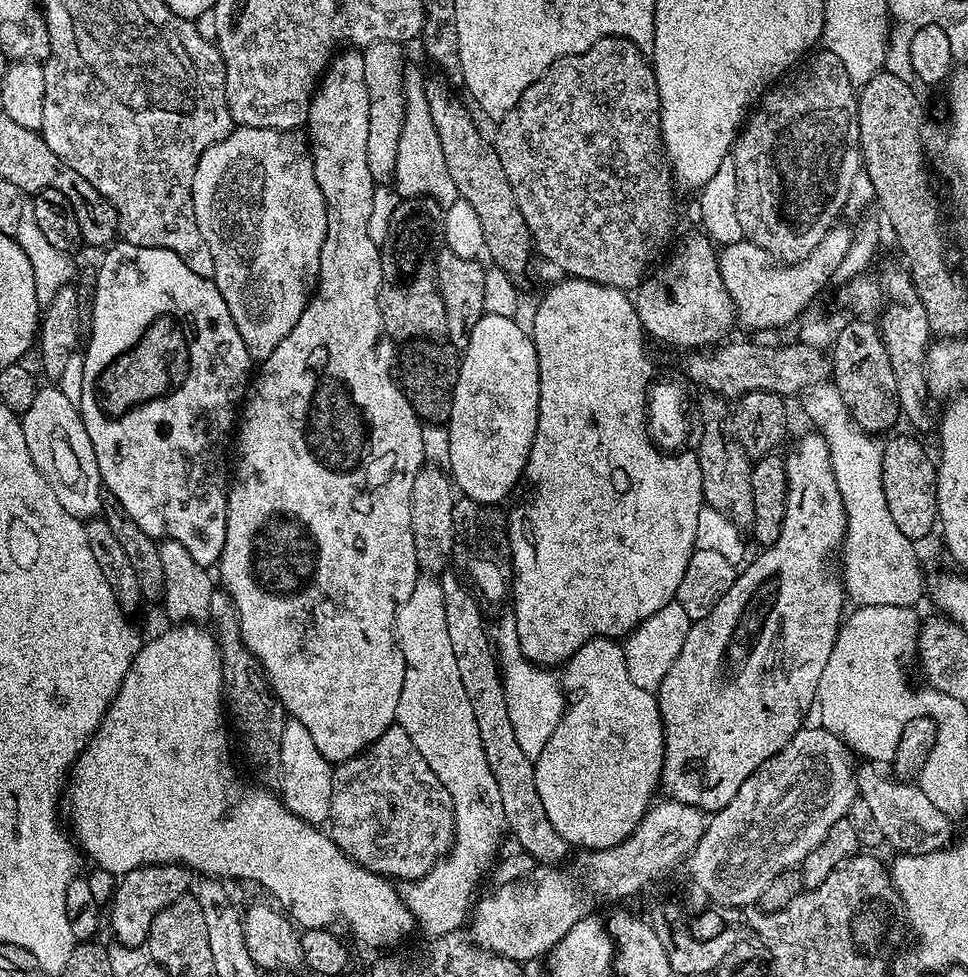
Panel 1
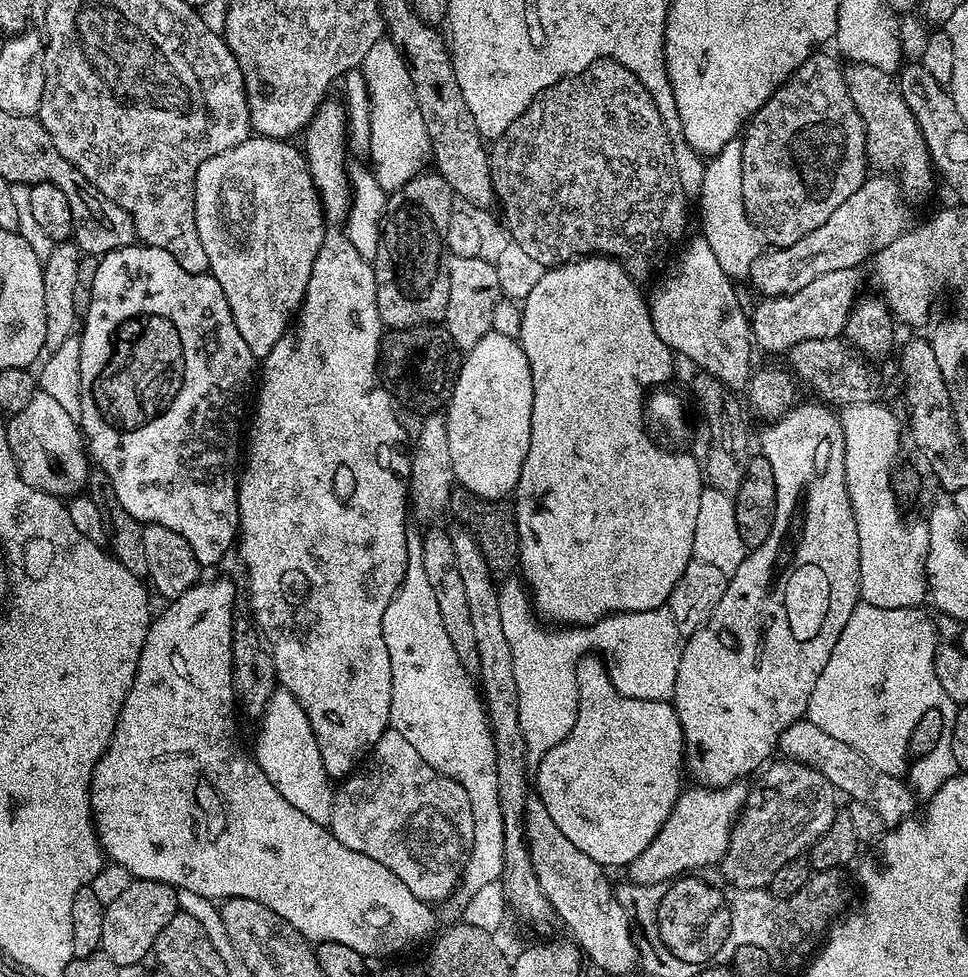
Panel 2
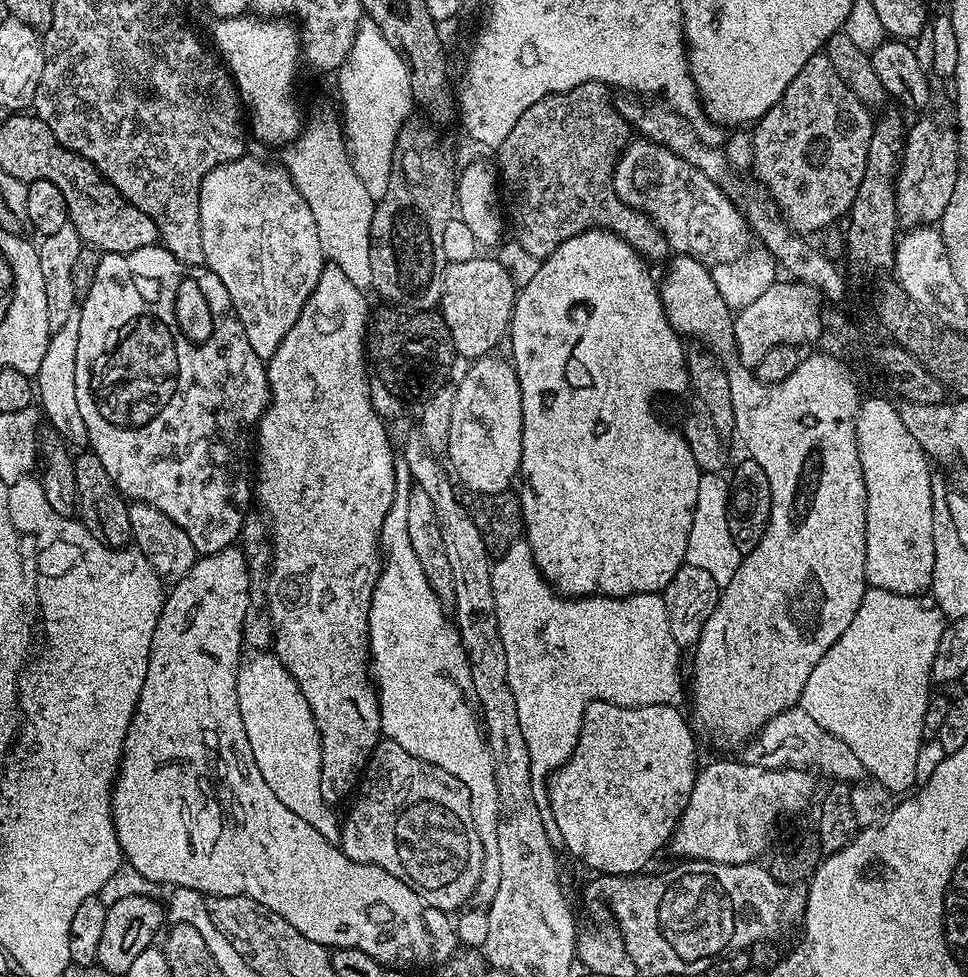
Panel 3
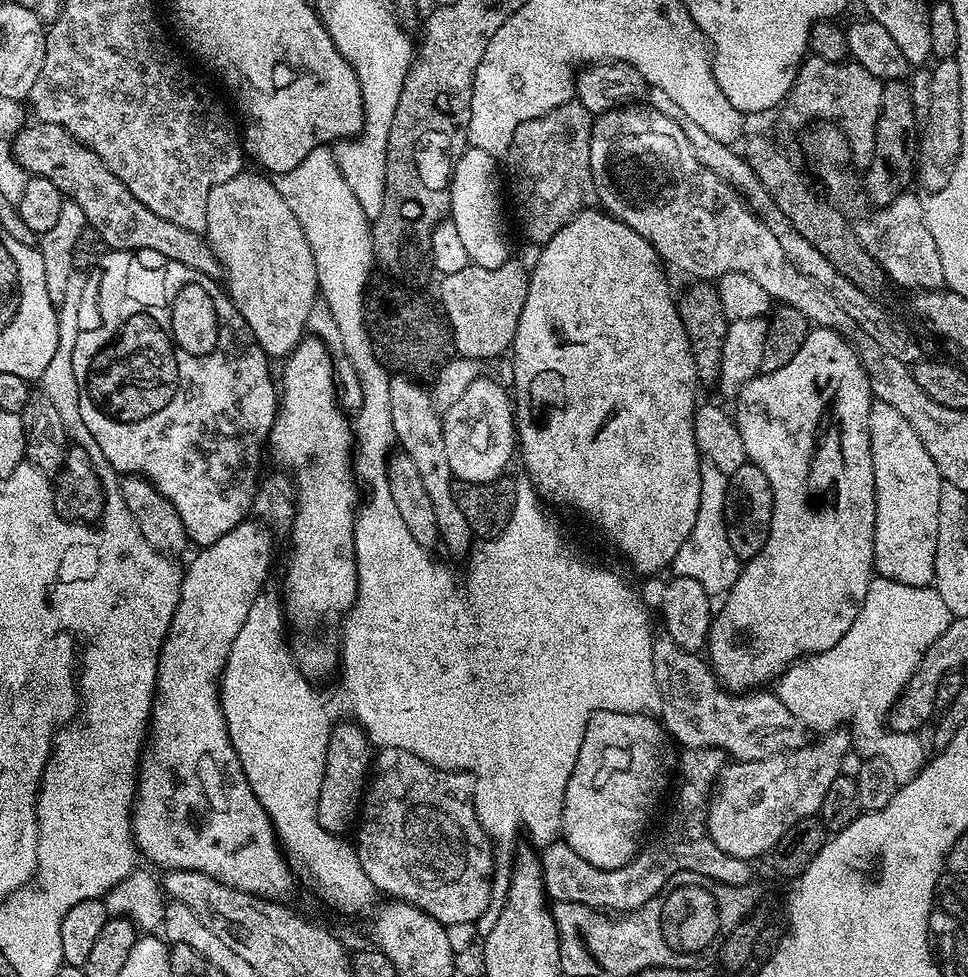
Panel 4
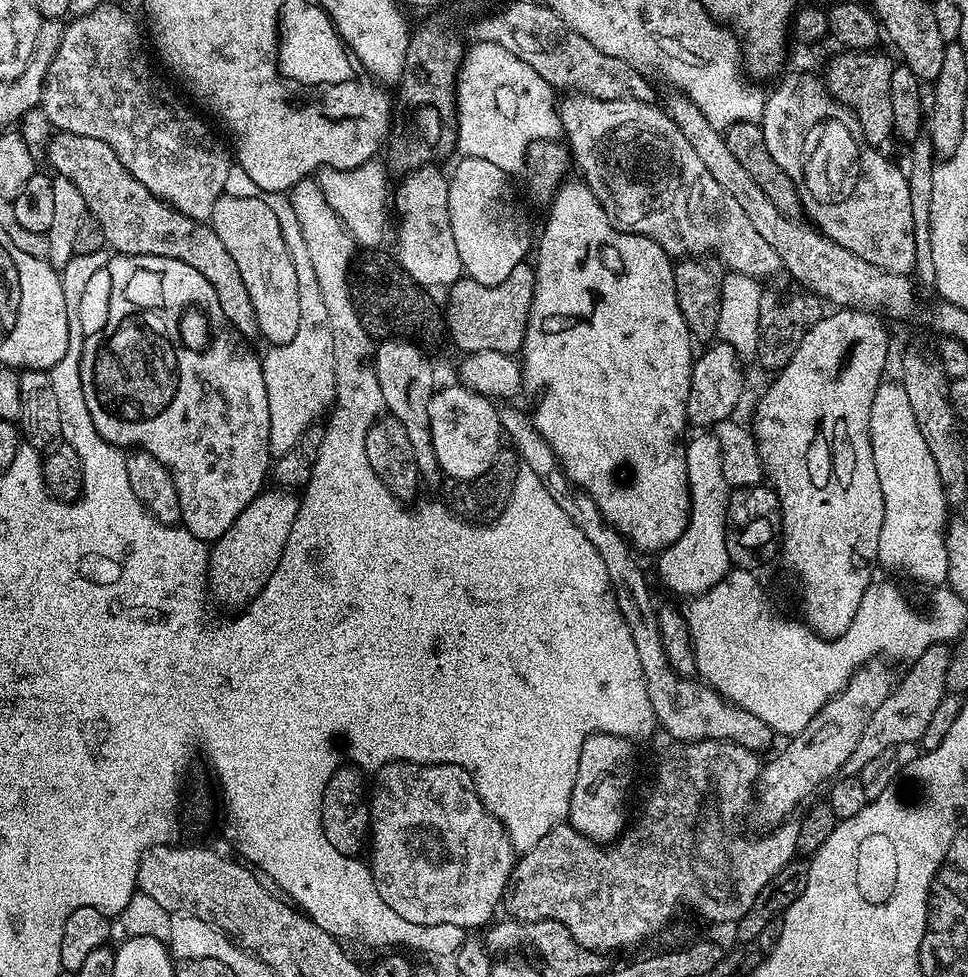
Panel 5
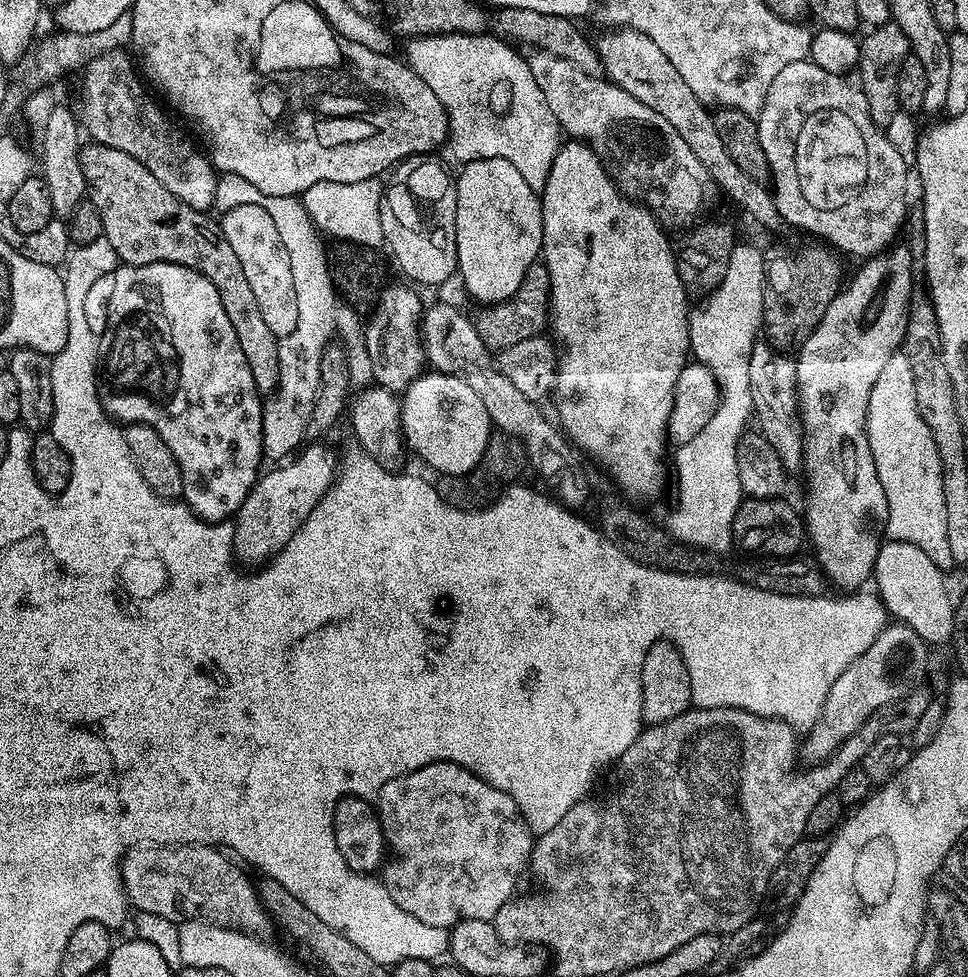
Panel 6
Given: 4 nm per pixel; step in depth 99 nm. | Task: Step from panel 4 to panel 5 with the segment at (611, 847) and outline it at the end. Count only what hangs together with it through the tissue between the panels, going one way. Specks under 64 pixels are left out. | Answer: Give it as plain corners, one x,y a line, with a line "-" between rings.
595,732
582,742
582,754
578,758
578,778
574,778
574,794
570,794
567,823
598,844
610,844
625,831
624,803
627,802
628,791
632,788
632,775
636,772
636,752
632,748
635,748
633,741
626,739
625,736
605,732

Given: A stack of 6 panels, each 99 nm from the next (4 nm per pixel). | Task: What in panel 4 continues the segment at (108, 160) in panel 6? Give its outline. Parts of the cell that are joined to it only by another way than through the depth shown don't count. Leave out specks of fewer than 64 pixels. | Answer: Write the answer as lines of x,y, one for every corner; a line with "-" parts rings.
33,123
16,133
12,140
14,158
33,176
50,178
54,186
67,199
82,206
82,214
86,214
88,227
98,230
108,244
109,249
137,252
138,250
154,250
174,262
182,262
214,281
224,276
224,267
214,250
208,245
201,233
182,230
182,226
174,226
174,222
166,222
166,218
158,218
154,210
146,210
134,194
126,188
117,176
82,142
78,142
62,126

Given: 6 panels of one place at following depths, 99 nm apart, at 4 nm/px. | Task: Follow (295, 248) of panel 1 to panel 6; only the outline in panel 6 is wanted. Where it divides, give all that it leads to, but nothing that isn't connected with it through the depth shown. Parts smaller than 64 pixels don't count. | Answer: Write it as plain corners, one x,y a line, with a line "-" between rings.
239,204
223,213
218,223
238,262
242,262
242,270
262,310
266,326
270,326
277,338
290,334
290,330
298,326
298,294
294,294
294,277
290,275
290,258
286,258
284,240
276,238
278,230
270,214
257,204

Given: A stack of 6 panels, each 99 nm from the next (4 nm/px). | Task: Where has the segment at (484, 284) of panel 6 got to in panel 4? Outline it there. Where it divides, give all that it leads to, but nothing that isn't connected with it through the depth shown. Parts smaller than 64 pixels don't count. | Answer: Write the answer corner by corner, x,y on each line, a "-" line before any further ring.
469,146
464,149
464,153
462,153
462,155
456,159
456,163
452,165
452,182
450,185
452,190
452,211
450,213
450,219
458,228
458,235
462,238
463,245
466,246
466,254
468,255
469,261
483,268
497,268
506,263
510,258
510,252
508,252
508,232
504,229
504,206
506,210
506,204
504,200
503,202
500,201
500,170
502,174
502,168
501,165
499,168
496,164
499,164
497,157
486,154
486,150
478,150
477,148

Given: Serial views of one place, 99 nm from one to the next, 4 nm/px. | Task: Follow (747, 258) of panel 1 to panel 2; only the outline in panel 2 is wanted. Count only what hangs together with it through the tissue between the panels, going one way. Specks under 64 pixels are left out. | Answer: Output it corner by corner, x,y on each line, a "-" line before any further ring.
869,175
864,184
858,186
858,190
854,190
854,194
850,194
850,198
846,198
846,202
842,202
822,226
818,226
818,230
810,230
806,238
794,242
789,248
761,251
752,264
750,281
761,292
761,297
771,298
794,294
827,272
859,269
864,259
875,257
909,227
908,212
900,198
901,187
891,175

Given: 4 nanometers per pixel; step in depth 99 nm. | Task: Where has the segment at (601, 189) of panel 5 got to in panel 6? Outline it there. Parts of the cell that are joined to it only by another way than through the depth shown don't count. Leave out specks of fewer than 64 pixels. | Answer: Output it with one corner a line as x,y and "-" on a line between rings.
536,50
531,54
533,56
527,57
528,69
530,74
534,74
534,82
538,82
538,90
542,90
544,107
550,110
559,131
564,134
569,132
573,141
583,142
592,148
608,177
628,199
650,209
652,217
665,230
687,230
705,215
703,212
718,197
717,186
710,174
706,174
706,166
698,162
698,157
690,151
690,146
686,146
686,141
678,134
678,130
674,130
674,126
670,126
662,114
654,114
650,106
642,106
638,98
626,94
607,78
583,72
578,66
548,52

